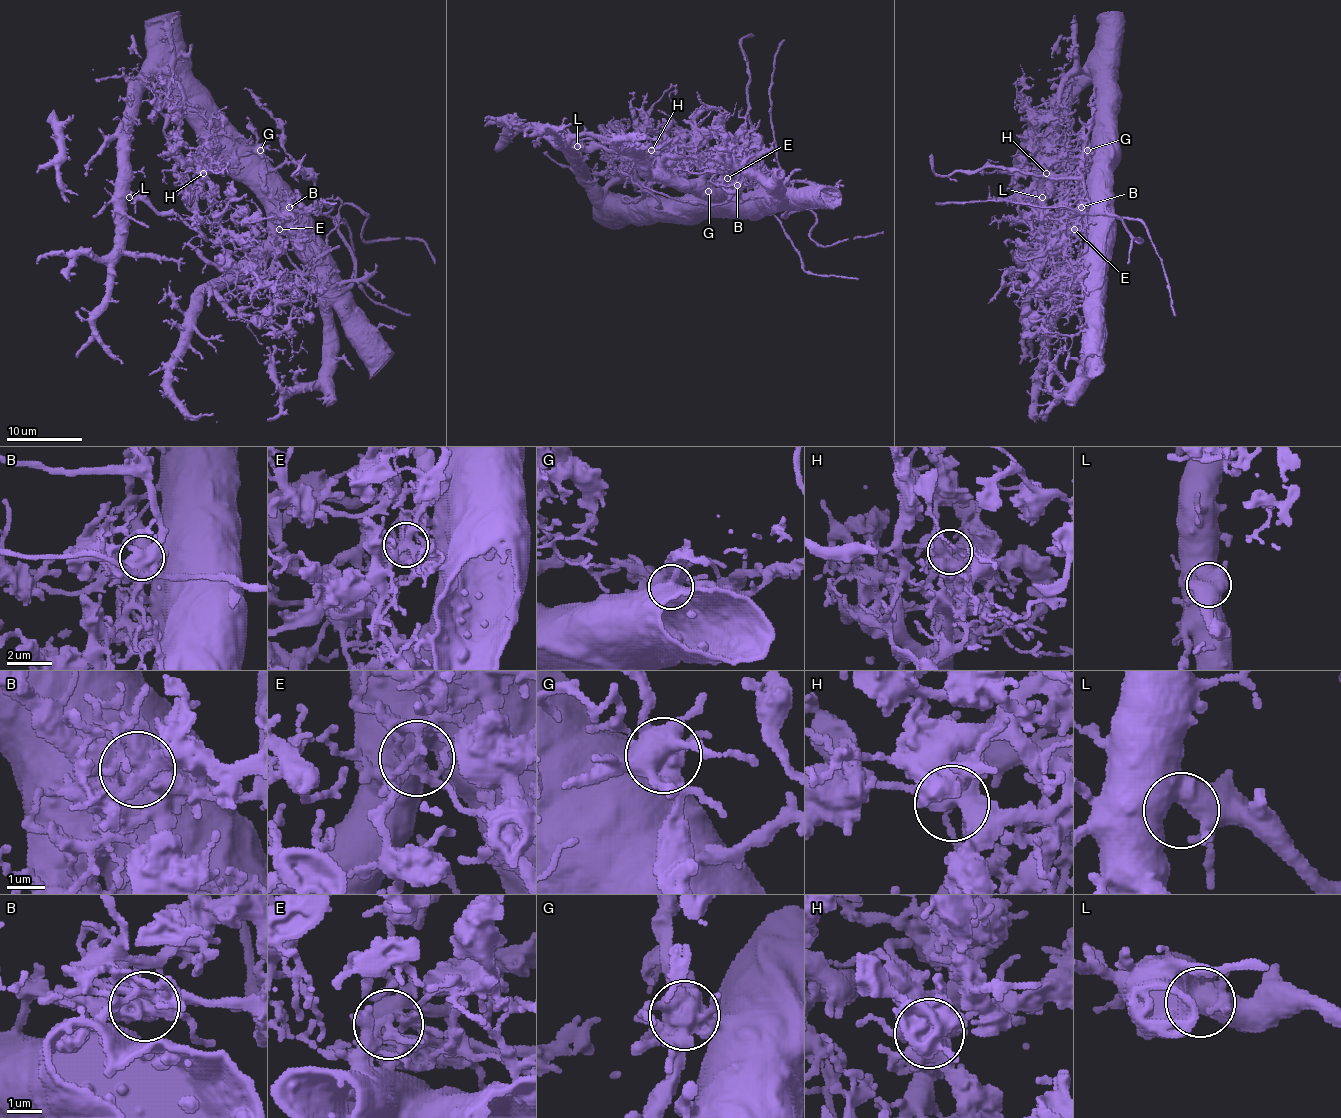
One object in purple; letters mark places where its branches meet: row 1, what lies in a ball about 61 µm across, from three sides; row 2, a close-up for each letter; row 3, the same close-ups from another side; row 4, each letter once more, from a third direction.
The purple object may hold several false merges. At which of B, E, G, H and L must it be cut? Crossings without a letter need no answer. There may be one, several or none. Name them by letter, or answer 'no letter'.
B, E, G

